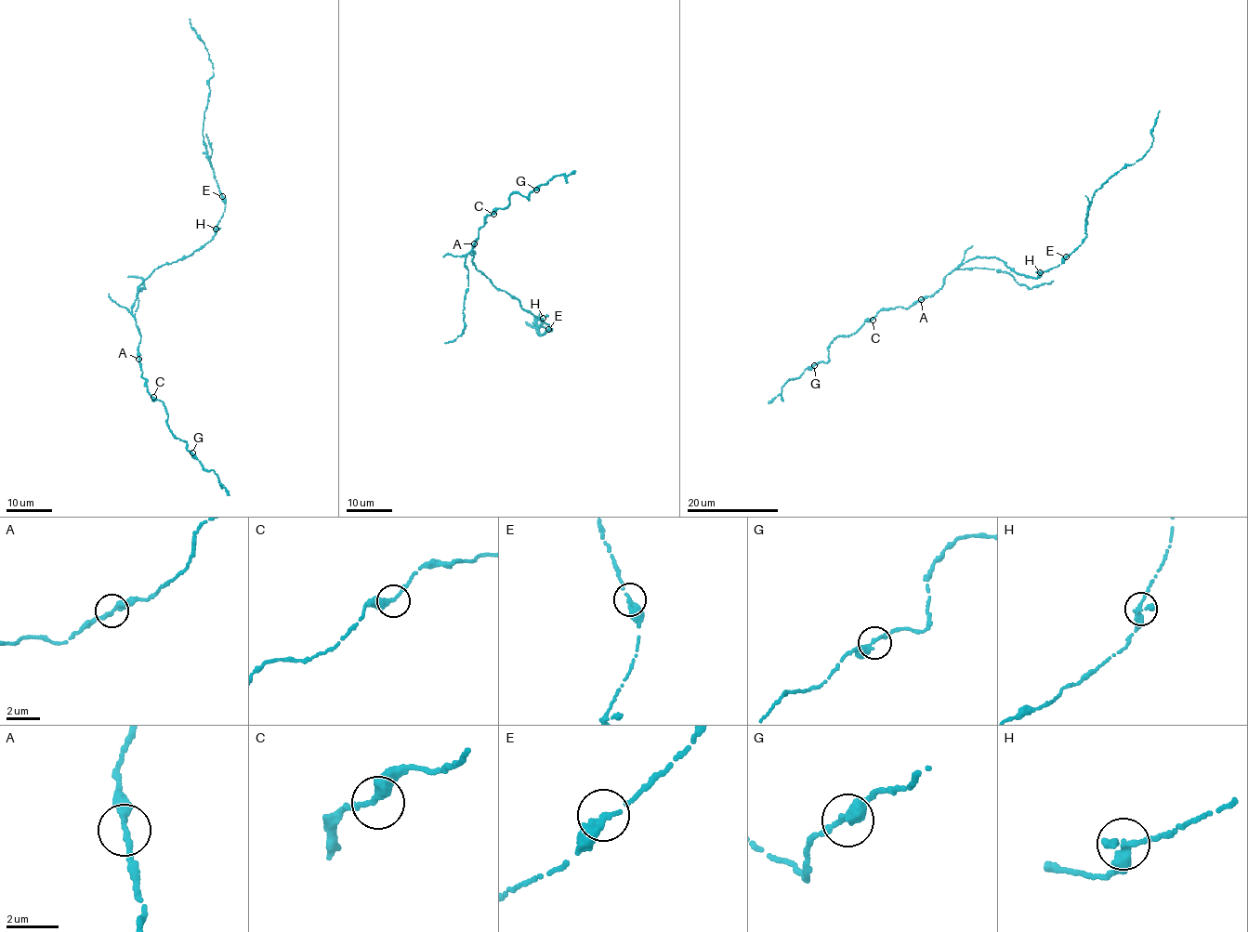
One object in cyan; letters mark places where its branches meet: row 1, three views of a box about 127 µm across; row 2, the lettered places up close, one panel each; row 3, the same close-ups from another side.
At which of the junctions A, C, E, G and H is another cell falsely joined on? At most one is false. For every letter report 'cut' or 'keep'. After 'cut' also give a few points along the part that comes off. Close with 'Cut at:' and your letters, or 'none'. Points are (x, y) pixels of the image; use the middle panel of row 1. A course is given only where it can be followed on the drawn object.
A: keep
C: keep
E: keep
G: keep
H: keep
Cut at: none

